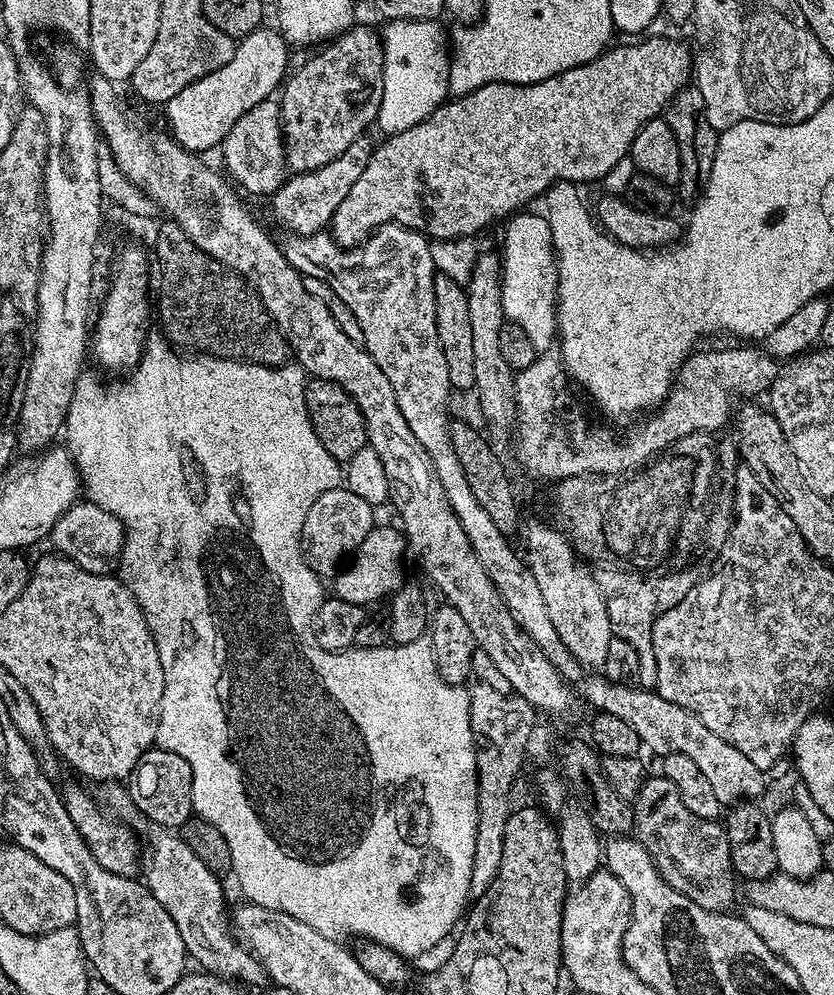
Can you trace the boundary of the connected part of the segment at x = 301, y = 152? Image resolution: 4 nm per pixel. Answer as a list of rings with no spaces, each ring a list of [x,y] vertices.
[[[352,26],[324,49],[285,79],[278,96],[284,154],[296,174],[334,162],[350,142],[369,131],[368,124],[377,123],[382,102],[386,48],[377,29]]]

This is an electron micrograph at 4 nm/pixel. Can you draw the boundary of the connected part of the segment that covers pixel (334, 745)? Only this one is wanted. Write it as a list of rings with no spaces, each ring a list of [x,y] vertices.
[[[160,334],[149,335],[144,352],[140,355],[140,362],[132,369],[125,384],[117,388],[99,388],[94,381],[85,379],[77,384],[76,393],[68,407],[66,417],[66,447],[72,460],[76,463],[76,470],[80,473],[82,492],[91,503],[97,504],[124,524],[124,549],[120,555],[118,565],[118,579],[131,590],[138,606],[143,610],[146,622],[150,626],[150,634],[154,638],[154,646],[158,646],[158,658],[162,662],[164,675],[164,693],[160,703],[160,721],[156,731],[155,747],[170,750],[170,754],[182,754],[186,762],[190,762],[192,771],[192,811],[197,817],[222,834],[226,838],[226,846],[230,846],[232,872],[240,879],[240,888],[244,891],[243,899],[250,904],[266,906],[270,910],[278,910],[298,918],[298,922],[306,922],[306,926],[314,926],[318,934],[326,934],[326,938],[335,940],[344,936],[364,936],[365,941],[374,944],[384,944],[393,954],[401,958],[415,958],[437,945],[447,936],[452,936],[454,929],[461,923],[466,912],[472,891],[470,890],[470,874],[474,870],[474,842],[478,828],[478,782],[476,781],[476,743],[472,737],[470,726],[470,698],[469,689],[459,684],[447,684],[441,679],[434,662],[431,635],[425,634],[409,644],[392,644],[382,648],[357,648],[355,646],[347,652],[327,652],[322,650],[312,635],[310,614],[316,613],[318,606],[326,599],[326,592],[321,577],[306,562],[300,549],[300,535],[302,526],[306,522],[306,514],[310,514],[310,506],[326,494],[326,490],[334,490],[342,484],[342,464],[335,460],[322,446],[318,434],[314,434],[314,426],[306,410],[304,386],[306,373],[303,368],[289,362],[283,368],[264,368],[260,364],[249,364],[246,360],[224,360],[220,356],[207,354],[181,354],[167,339]]]

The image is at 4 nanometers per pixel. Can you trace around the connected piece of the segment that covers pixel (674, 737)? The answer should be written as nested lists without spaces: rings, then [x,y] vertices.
[[[588,674],[580,684],[580,692],[593,704],[593,709],[614,714],[614,718],[622,718],[629,726],[634,726],[641,745],[652,752],[657,752],[660,758],[672,752],[686,754],[706,774],[710,787],[718,798],[721,806],[731,806],[745,798],[760,798],[766,783],[765,769],[754,766],[742,750],[730,746],[714,730],[710,730],[700,721],[693,712],[687,712],[682,706],[674,706],[674,702],[666,702],[654,690],[645,690],[639,686],[632,687],[627,684],[615,684],[603,674]]]

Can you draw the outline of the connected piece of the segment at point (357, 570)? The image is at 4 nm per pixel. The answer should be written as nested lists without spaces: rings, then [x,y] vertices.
[[[373,526],[370,534],[366,534],[366,538],[356,547],[347,563],[337,571],[334,577],[335,599],[371,606],[375,600],[380,600],[383,596],[384,599],[391,597],[393,592],[404,587],[406,583],[406,577],[404,577],[406,537],[399,527],[380,527]]]

